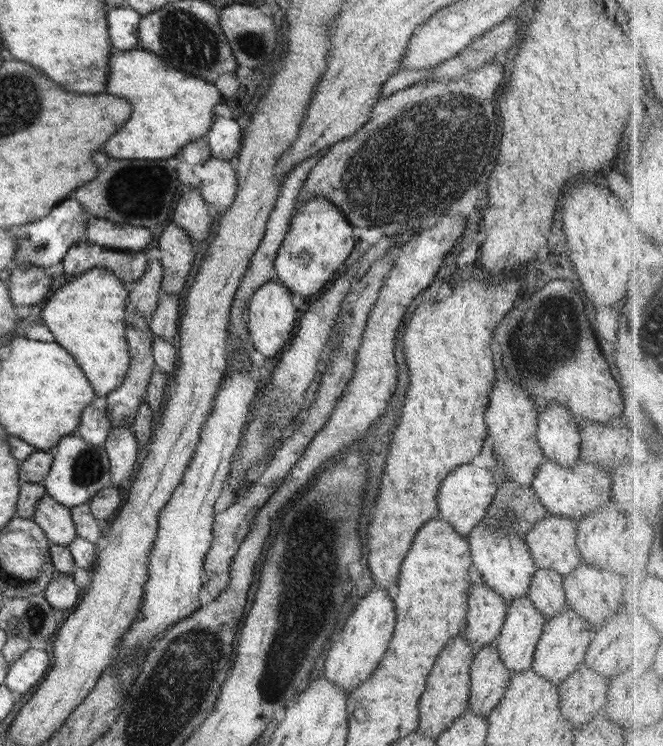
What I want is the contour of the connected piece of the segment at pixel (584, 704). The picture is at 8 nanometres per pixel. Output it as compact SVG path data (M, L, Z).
M584 663L559 684L559 707L570 725L578 728L603 712L609 694L606 684L606 678Z

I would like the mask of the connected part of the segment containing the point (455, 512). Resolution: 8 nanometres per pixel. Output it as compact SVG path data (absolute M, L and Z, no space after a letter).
M463 464L452 470L442 481L437 494L438 518L452 524L452 528L467 536L469 532L484 518L488 506L492 504L494 496L498 492L498 484L494 480L494 474L486 468L476 465Z

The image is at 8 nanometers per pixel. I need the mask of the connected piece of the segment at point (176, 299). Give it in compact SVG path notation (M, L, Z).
M163 292L156 311L150 316L149 327L156 337L176 343L178 340L178 323L180 320L180 295Z

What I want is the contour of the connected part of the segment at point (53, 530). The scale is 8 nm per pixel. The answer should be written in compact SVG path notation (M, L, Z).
M46 492L36 504L33 519L54 544L68 546L77 537L71 510Z

